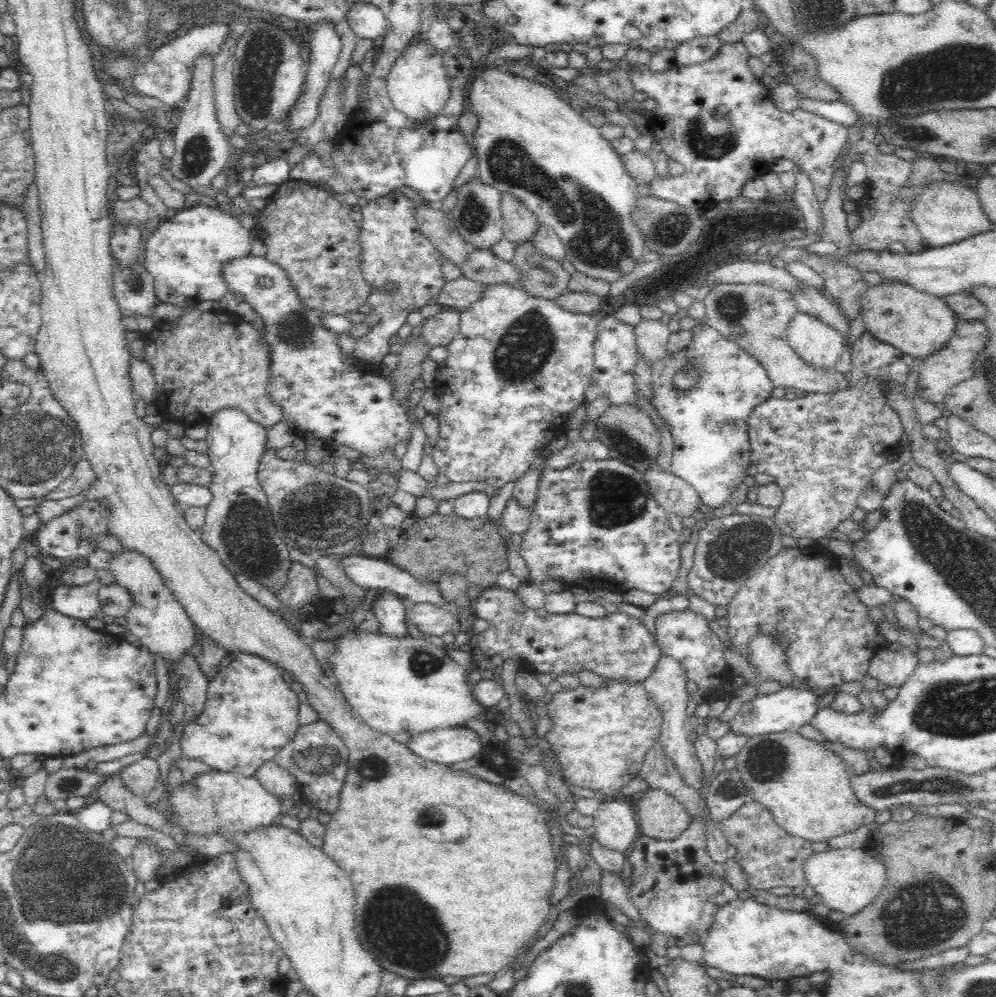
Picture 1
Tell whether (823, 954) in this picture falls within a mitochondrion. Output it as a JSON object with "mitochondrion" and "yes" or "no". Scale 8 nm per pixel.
{"mitochondrion":"no"}

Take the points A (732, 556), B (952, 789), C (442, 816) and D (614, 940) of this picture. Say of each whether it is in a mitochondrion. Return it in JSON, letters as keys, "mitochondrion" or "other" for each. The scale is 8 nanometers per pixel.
{"A":"mitochondrion","B":"mitochondrion","C":"mitochondrion","D":"other"}

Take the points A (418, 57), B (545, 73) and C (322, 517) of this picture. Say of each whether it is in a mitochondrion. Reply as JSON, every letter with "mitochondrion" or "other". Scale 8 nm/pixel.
{"A":"mitochondrion","B":"other","C":"mitochondrion"}

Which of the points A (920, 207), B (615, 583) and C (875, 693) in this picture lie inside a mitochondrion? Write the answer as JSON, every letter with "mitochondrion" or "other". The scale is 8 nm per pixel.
{"A":"other","B":"other","C":"other"}

